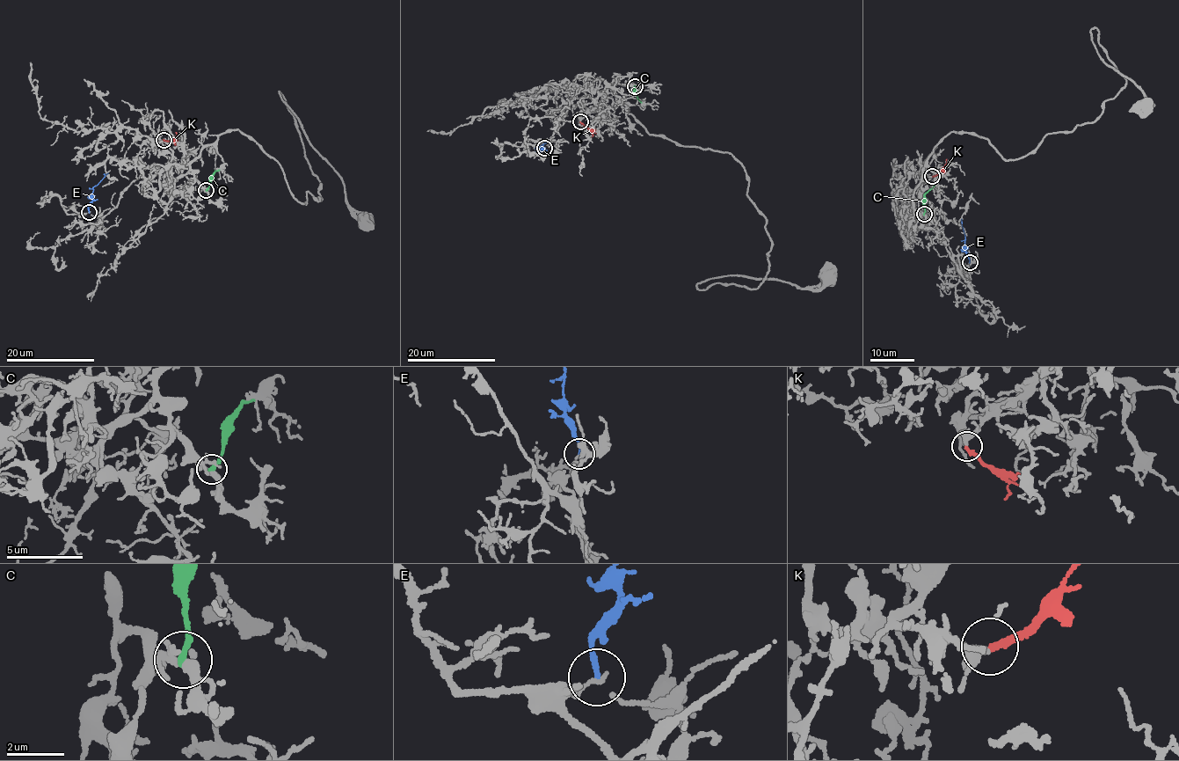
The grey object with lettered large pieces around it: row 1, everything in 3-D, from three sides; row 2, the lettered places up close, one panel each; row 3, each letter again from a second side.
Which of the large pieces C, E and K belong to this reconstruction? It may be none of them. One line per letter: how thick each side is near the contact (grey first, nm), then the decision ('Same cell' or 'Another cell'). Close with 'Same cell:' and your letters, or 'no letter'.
C: Thickness 280 nm (grey) against 240 nm. Another cell
E: Thickness 100 nm (grey) against 190 nm. Another cell
K: Thickness 260 nm (grey) against 280 nm. Same cell
Same cell: K

